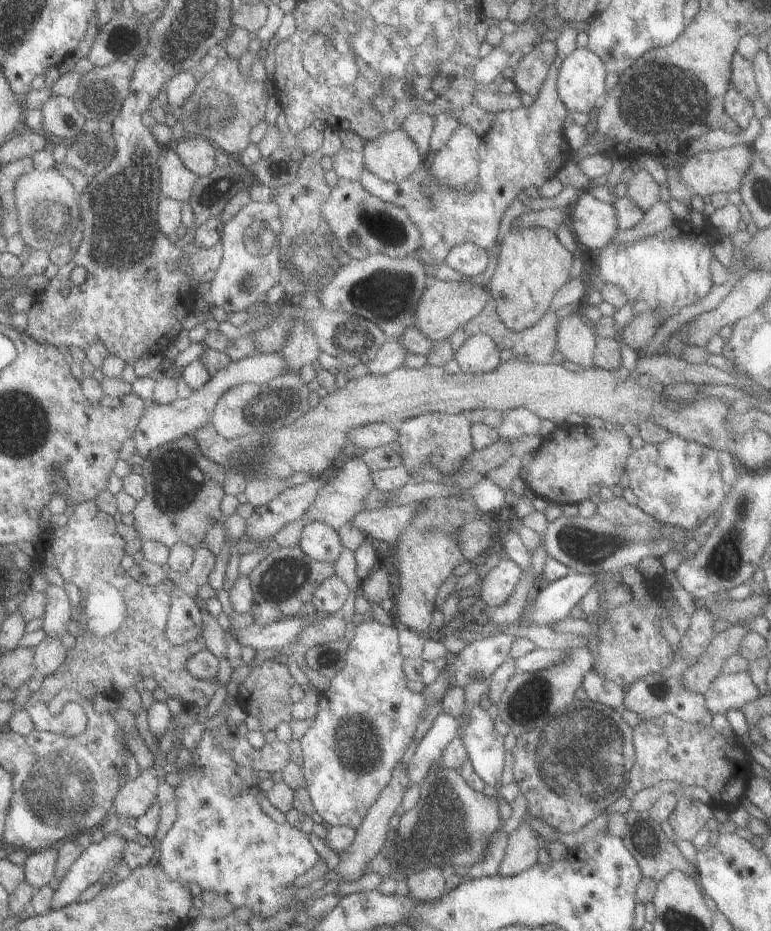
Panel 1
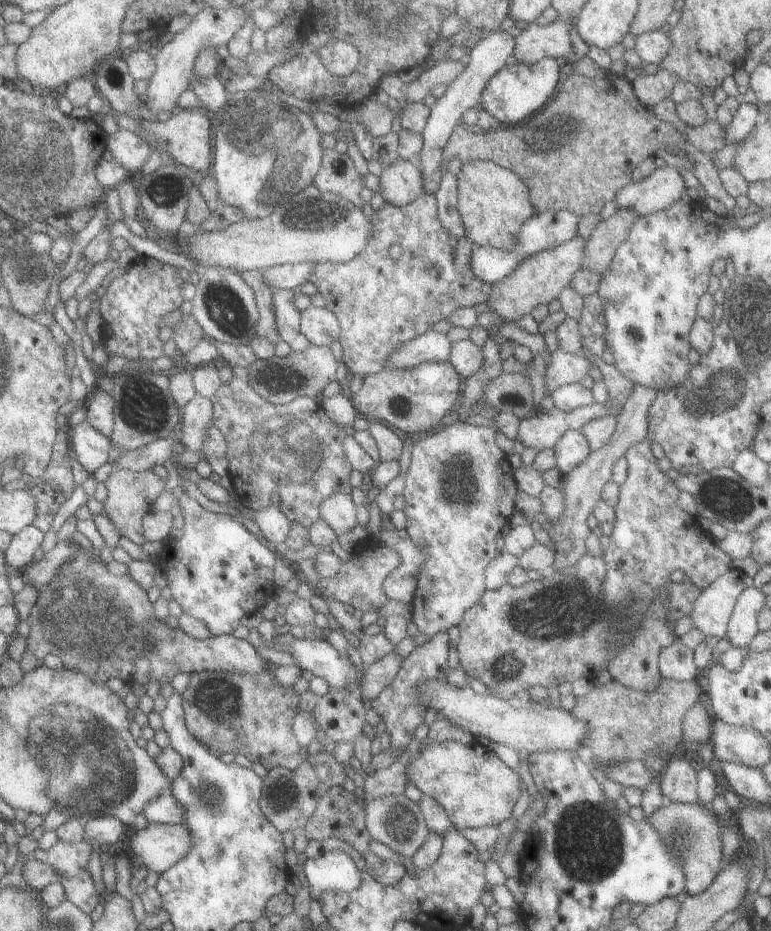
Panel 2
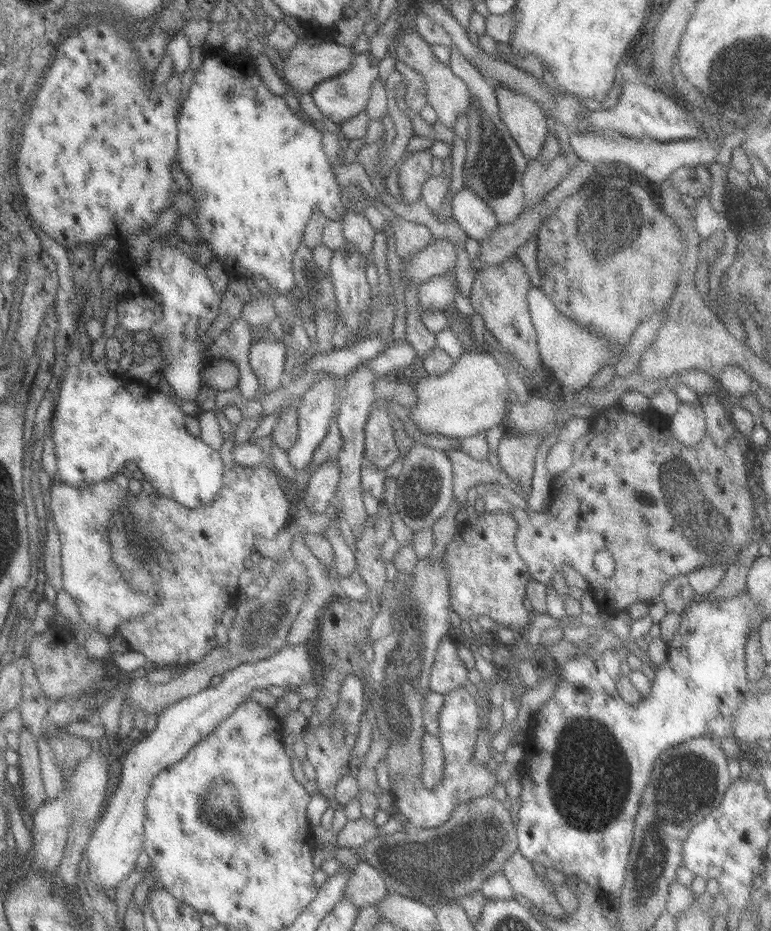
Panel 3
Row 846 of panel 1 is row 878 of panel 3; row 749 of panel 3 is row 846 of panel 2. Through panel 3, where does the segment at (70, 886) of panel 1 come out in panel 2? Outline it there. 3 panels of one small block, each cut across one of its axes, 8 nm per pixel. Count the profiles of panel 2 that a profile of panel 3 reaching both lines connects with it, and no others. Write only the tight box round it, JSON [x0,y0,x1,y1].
[129,823,189,874]

